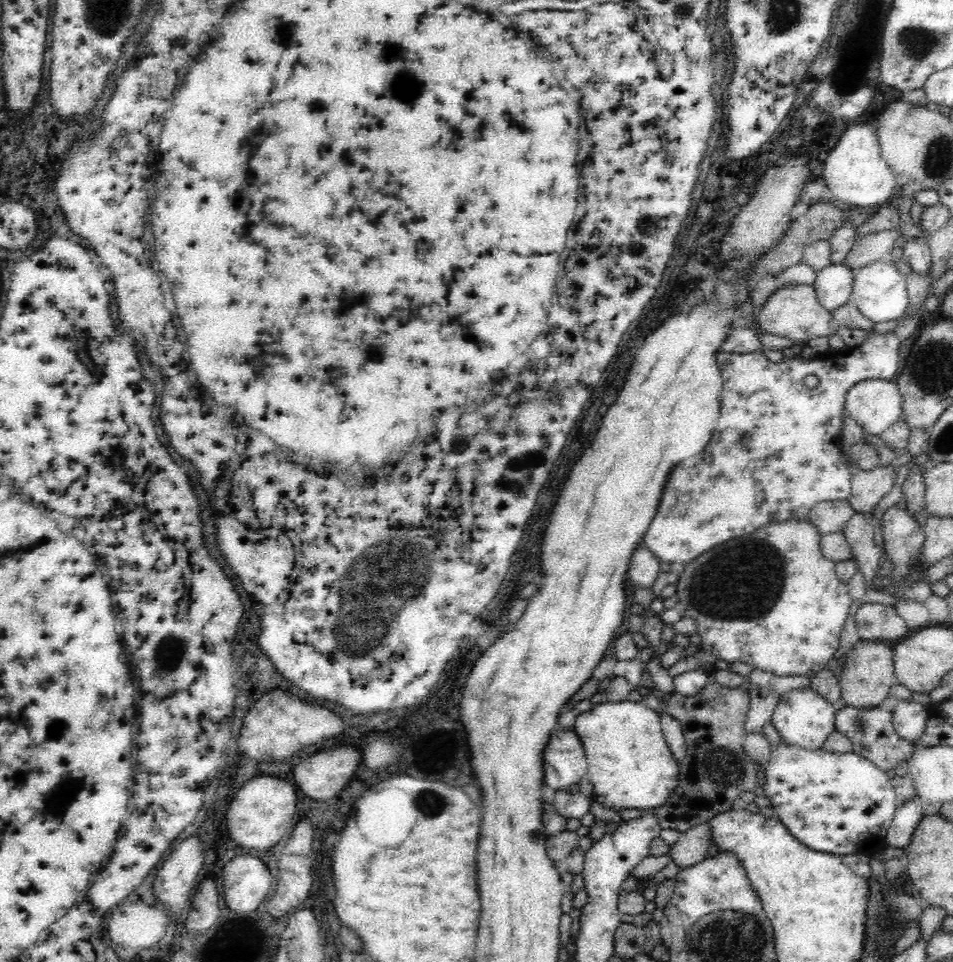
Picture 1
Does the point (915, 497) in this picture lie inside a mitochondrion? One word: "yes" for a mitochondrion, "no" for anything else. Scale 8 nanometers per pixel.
no

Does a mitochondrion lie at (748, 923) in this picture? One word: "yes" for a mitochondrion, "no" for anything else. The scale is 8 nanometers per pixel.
yes

